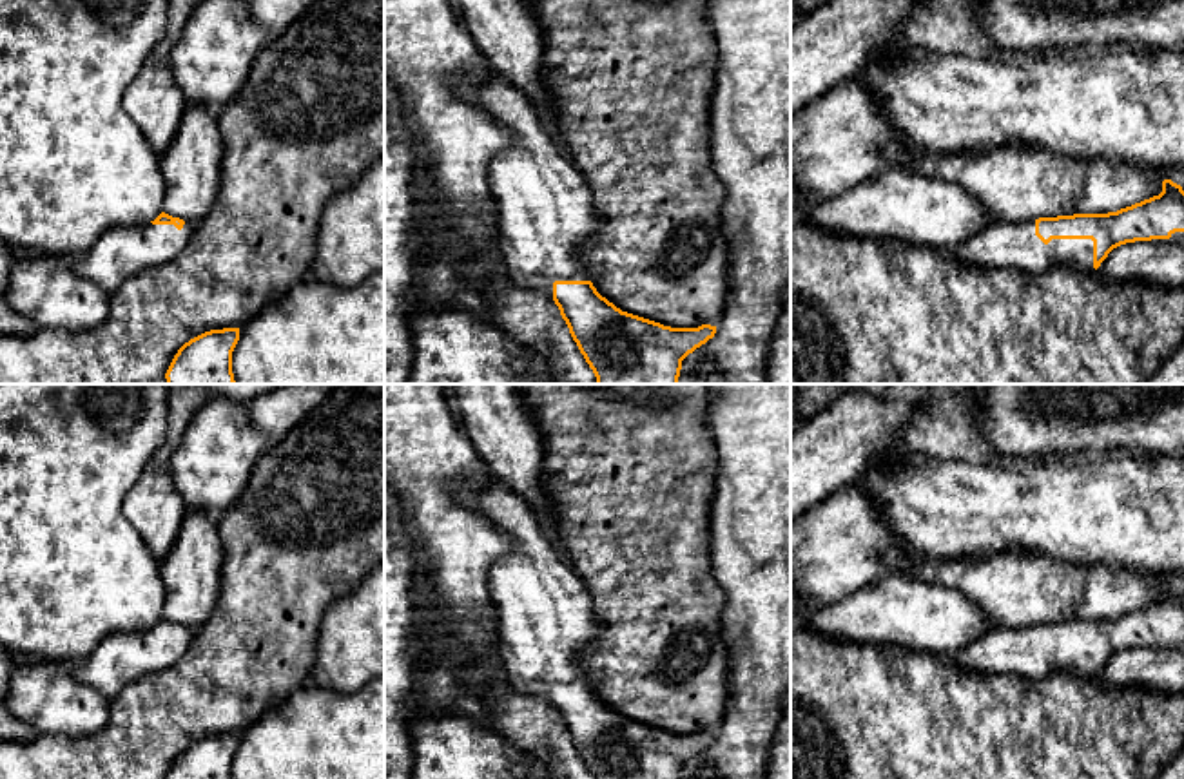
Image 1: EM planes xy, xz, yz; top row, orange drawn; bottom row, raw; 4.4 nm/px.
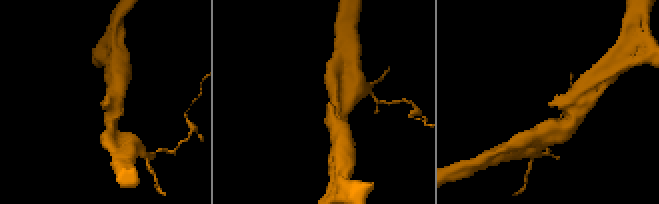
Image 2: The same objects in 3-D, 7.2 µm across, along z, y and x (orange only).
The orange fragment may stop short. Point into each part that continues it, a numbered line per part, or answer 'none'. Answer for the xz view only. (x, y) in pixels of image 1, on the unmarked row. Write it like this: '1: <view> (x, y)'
1: xz (544, 620)

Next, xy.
1: xy (120, 658)

